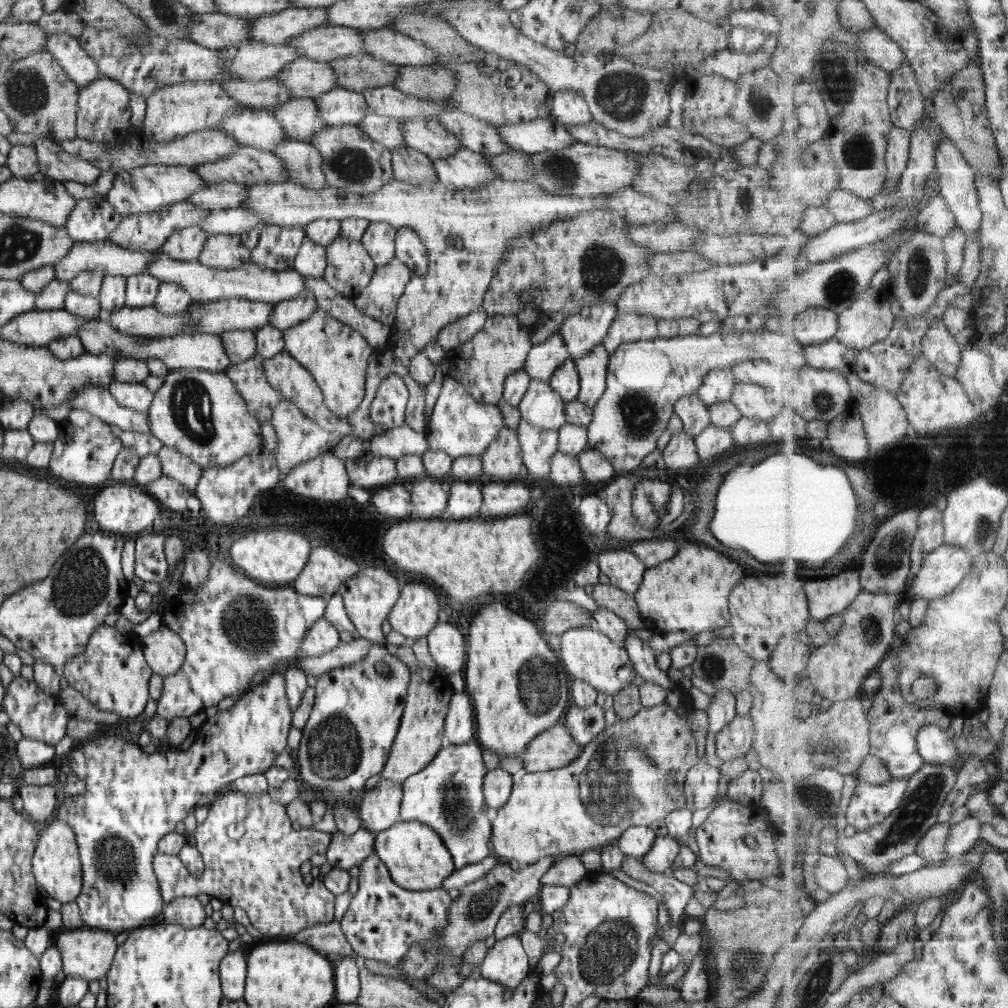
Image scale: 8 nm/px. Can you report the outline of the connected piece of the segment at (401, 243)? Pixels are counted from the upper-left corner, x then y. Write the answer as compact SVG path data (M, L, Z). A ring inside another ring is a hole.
M399 227L395 236L395 258L405 264L415 276L428 270L428 253L420 237L410 227Z

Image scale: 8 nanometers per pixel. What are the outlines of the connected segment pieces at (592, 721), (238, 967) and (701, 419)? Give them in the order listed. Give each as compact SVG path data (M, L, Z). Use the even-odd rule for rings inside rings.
M596 703L584 708L572 704L566 710L561 723L574 740L584 748L605 729L604 712L605 710Z
M241 947L229 952L219 965L219 976L223 997L228 1000L243 1000L247 976L247 949Z
M697 393L682 396L673 406L675 414L682 419L683 432L692 438L698 436L711 424L709 408L697 396Z

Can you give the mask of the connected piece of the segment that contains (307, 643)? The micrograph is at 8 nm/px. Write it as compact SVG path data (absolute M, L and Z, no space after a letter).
M323 617L314 623L300 645L300 655L318 657L339 646L339 630Z

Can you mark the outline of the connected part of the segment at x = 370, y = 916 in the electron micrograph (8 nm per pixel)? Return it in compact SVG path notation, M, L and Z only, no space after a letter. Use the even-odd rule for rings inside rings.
M376 853L367 856L361 862L359 870L358 891L352 897L348 910L340 920L343 934L352 946L356 957L362 958L362 960L373 959L386 962L388 965L398 968L414 944L434 947L434 950L444 950L440 945L440 938L446 932L446 926L448 926L447 912L454 900L448 895L448 890L442 887L425 891L409 891L400 888L391 879L387 866L378 858Z

